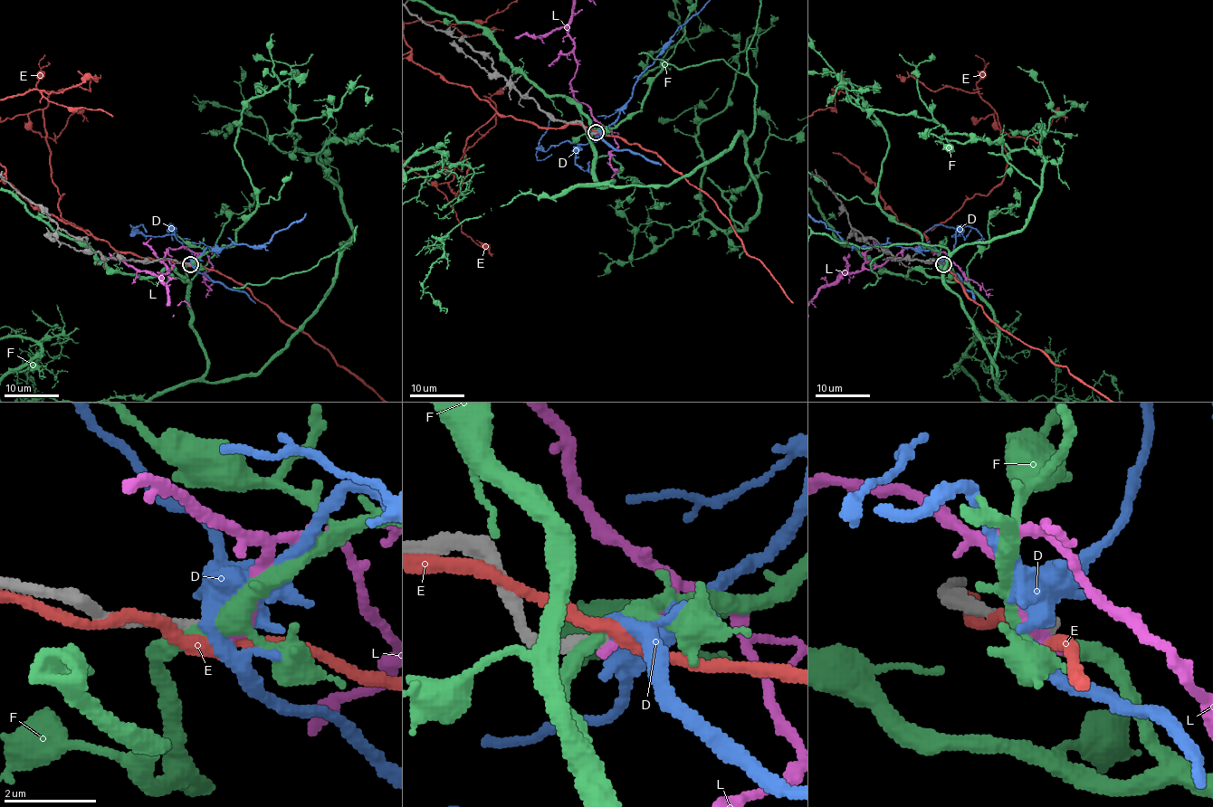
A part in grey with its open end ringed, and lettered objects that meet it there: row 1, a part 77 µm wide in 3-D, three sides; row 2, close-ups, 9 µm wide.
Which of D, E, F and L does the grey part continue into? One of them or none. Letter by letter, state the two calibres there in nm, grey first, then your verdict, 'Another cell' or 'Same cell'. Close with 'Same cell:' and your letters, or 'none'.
D: Thickness 280 nm (grey) against 260 nm. Same cell
E: Thickness 300 nm (grey) against 280 nm. Another cell
F: Thickness 320 nm (grey) against 320 nm. Another cell
L: Thickness 300 nm (grey) against 200 nm. Another cell
Same cell: D

